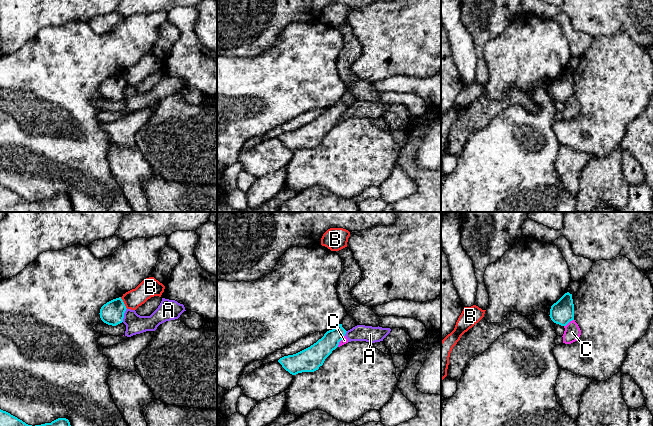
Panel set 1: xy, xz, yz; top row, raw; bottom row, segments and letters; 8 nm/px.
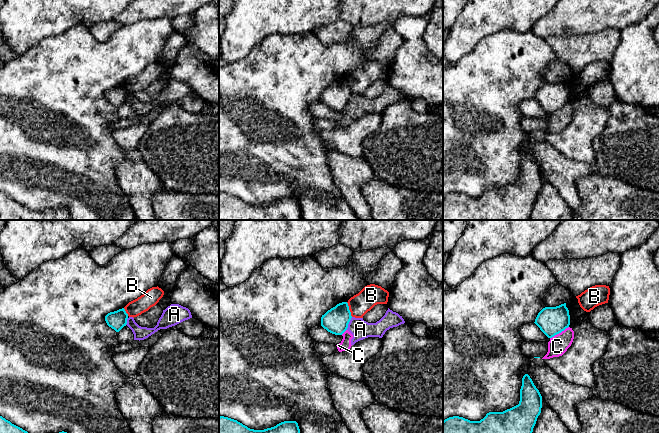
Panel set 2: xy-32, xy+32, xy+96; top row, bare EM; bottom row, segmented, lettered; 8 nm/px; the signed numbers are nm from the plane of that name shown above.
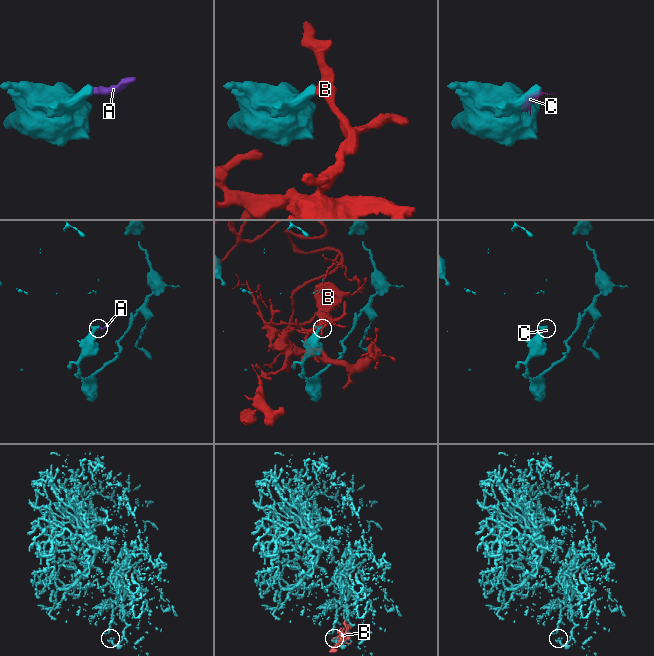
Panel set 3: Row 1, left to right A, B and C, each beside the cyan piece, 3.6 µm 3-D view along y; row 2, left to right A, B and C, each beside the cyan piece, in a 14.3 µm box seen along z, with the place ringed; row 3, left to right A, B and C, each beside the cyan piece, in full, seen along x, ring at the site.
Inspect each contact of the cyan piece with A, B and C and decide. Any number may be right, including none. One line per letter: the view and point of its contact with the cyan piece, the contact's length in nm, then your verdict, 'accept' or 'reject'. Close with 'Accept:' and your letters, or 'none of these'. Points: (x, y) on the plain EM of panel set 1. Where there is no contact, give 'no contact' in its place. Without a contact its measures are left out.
A: xy (123, 91) | 120 nm | reject
B: xy (123, 79) | 110 nm | reject
C: yz (568, 98) | 100 nm | reject
Accept: none of these

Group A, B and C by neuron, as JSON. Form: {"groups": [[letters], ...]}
{"groups": [["A", "C"], ["B"]]}

